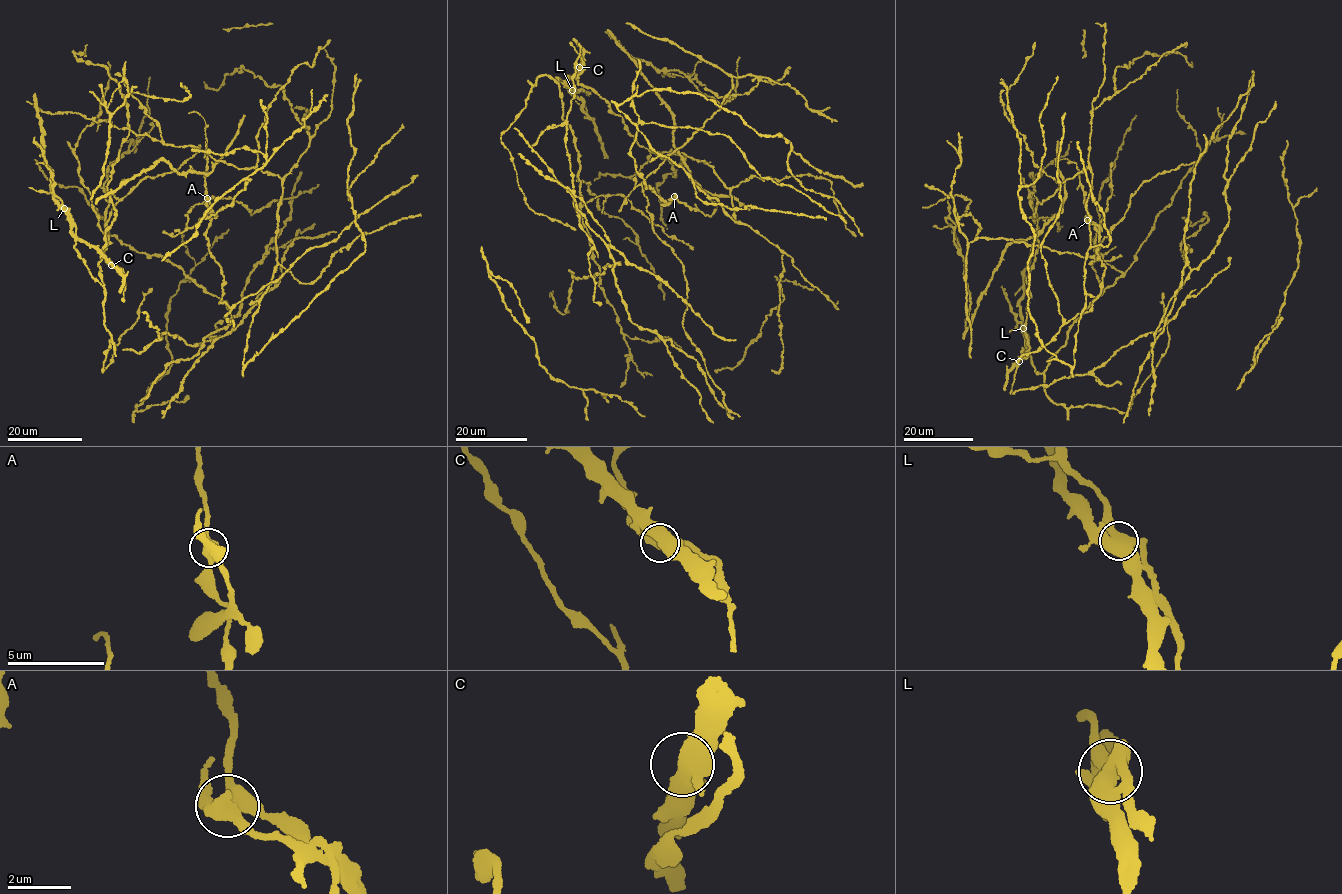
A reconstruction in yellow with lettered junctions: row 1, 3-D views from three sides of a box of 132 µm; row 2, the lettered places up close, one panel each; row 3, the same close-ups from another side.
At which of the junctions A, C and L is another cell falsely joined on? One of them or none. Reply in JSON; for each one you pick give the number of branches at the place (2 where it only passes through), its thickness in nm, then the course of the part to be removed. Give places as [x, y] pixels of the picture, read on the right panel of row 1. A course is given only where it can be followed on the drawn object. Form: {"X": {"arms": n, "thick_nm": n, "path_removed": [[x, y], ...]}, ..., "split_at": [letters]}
{"A": {"arms": 4, "thick_nm": 480, "path_removed": [[1087, 220], [1102, 231]]}, "split_at": ["A"]}

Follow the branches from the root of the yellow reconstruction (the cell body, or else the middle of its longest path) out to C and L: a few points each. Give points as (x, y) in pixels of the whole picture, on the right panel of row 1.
C: (1024, 327), (1030, 348), (1027, 356), (1019, 361)
L: (1024, 327), (1030, 348), (1027, 356), (1020, 360), (1026, 347), (1023, 328)

